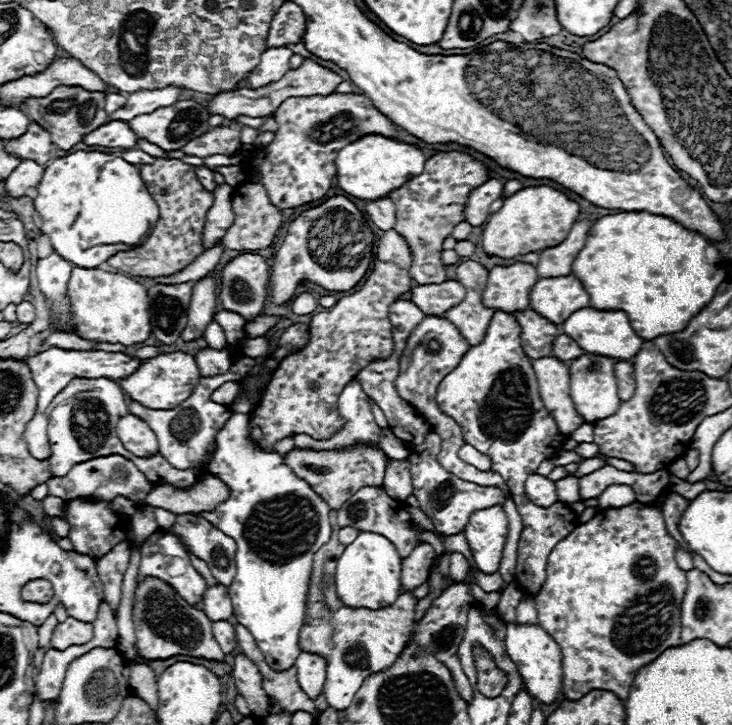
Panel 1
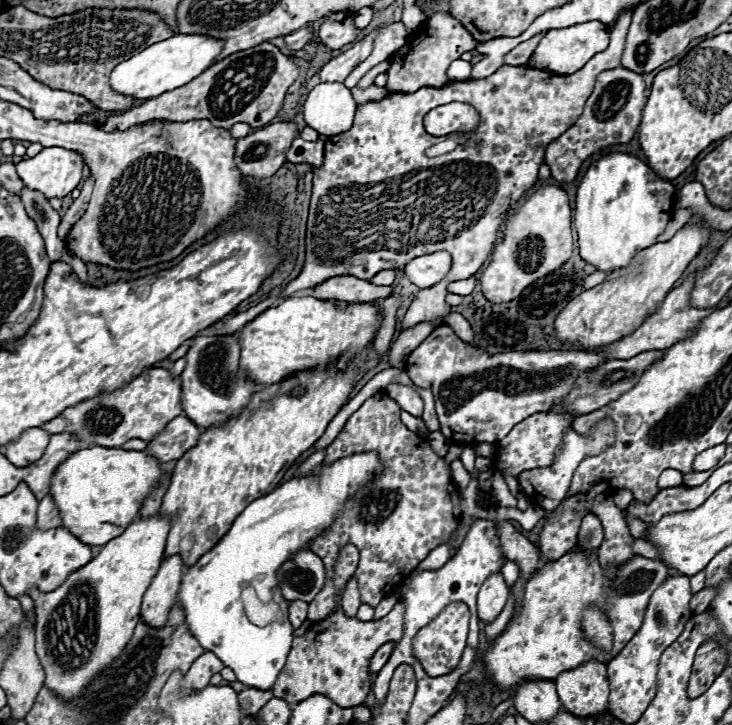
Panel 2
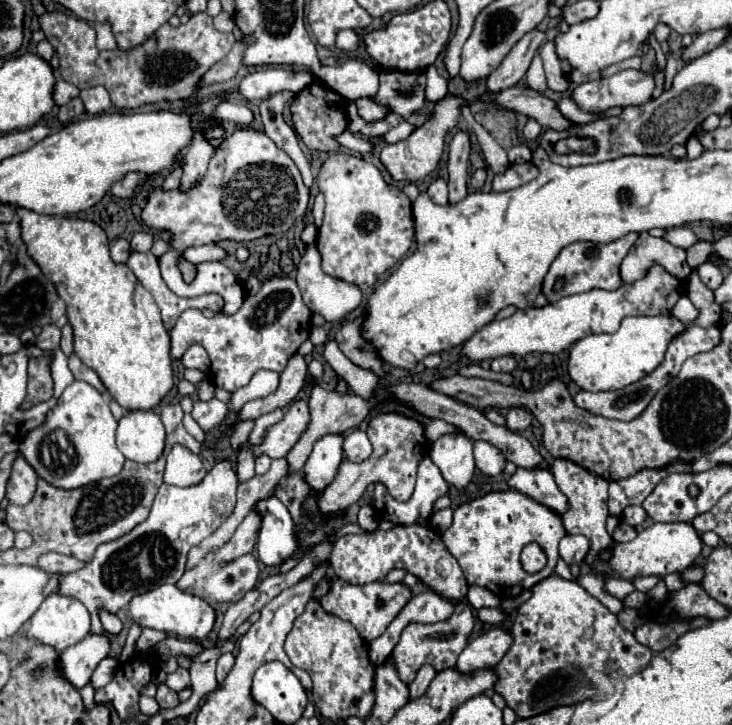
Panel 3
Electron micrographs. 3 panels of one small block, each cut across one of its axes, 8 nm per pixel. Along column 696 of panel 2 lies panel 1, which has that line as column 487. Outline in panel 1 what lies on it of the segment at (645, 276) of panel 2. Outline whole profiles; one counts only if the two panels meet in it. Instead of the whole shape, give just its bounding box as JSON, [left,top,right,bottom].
[482,186,580,258]

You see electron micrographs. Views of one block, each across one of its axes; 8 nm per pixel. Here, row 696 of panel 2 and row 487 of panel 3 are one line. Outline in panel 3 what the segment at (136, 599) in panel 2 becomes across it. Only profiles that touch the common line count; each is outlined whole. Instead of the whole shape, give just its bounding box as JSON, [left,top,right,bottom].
[20,380,124,490]

